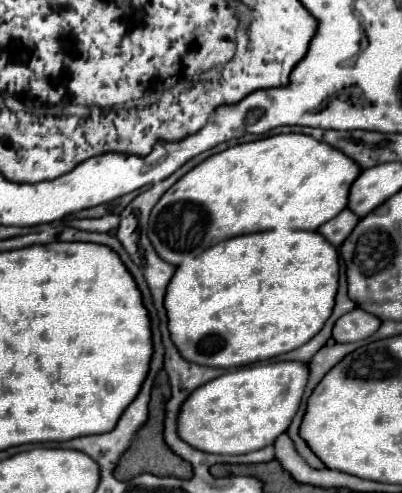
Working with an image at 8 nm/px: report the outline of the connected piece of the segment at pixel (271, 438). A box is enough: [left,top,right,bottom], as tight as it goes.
[178,361,308,455]

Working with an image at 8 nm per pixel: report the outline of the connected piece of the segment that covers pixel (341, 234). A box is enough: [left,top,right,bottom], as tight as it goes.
[318,209,360,247]

